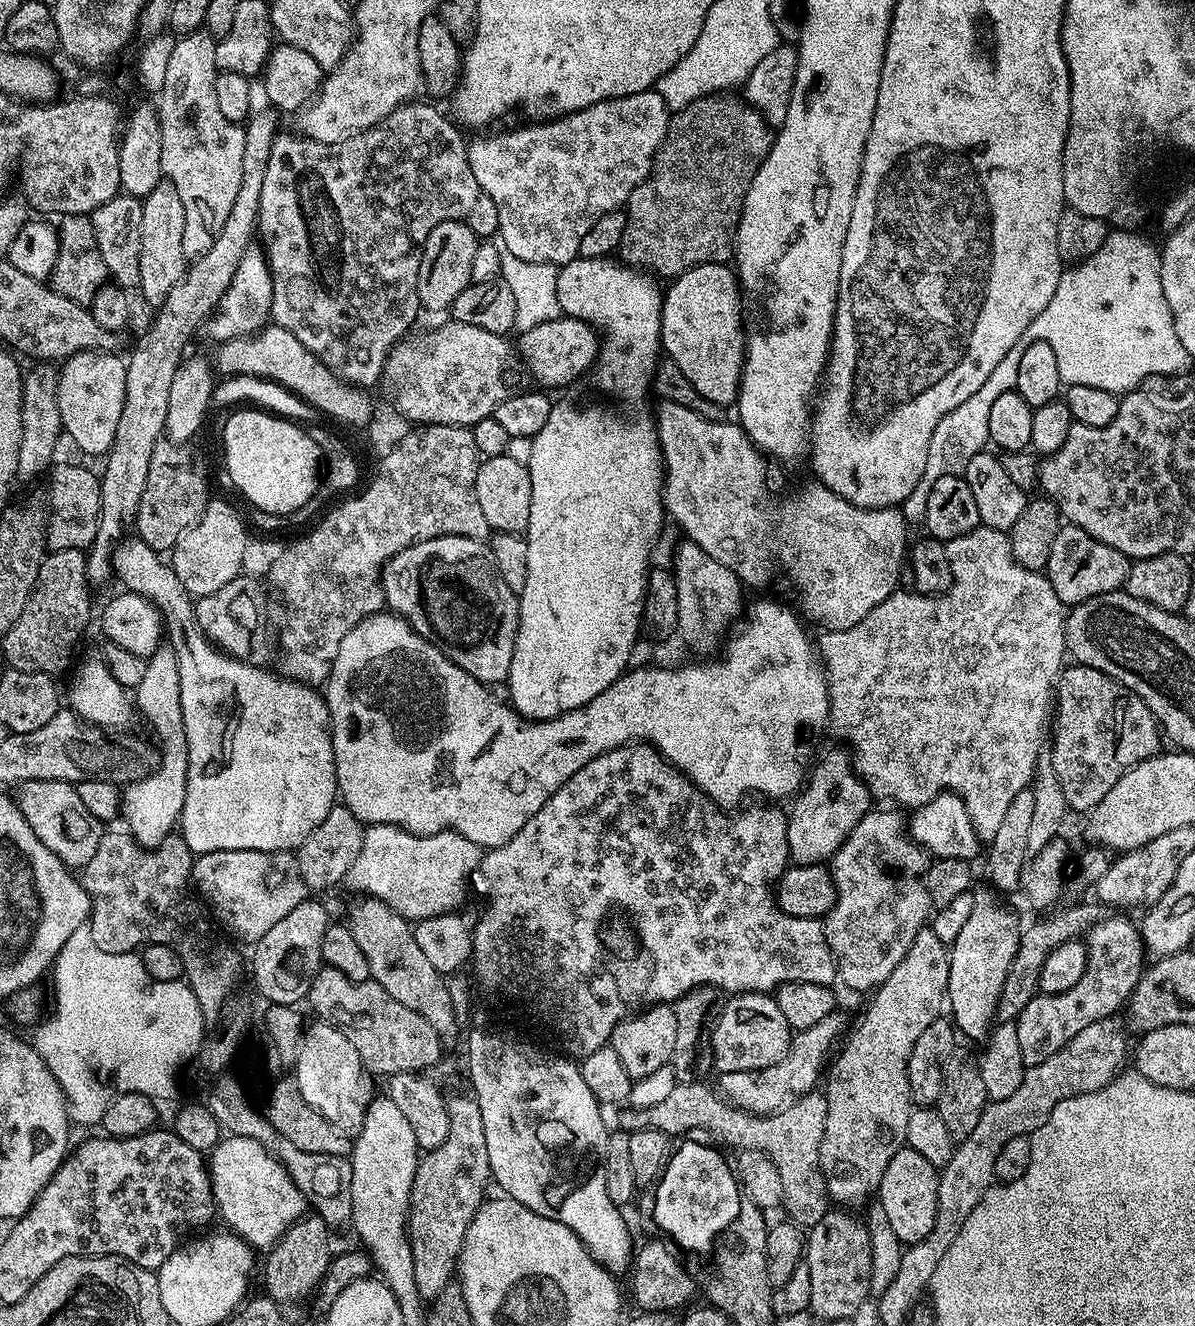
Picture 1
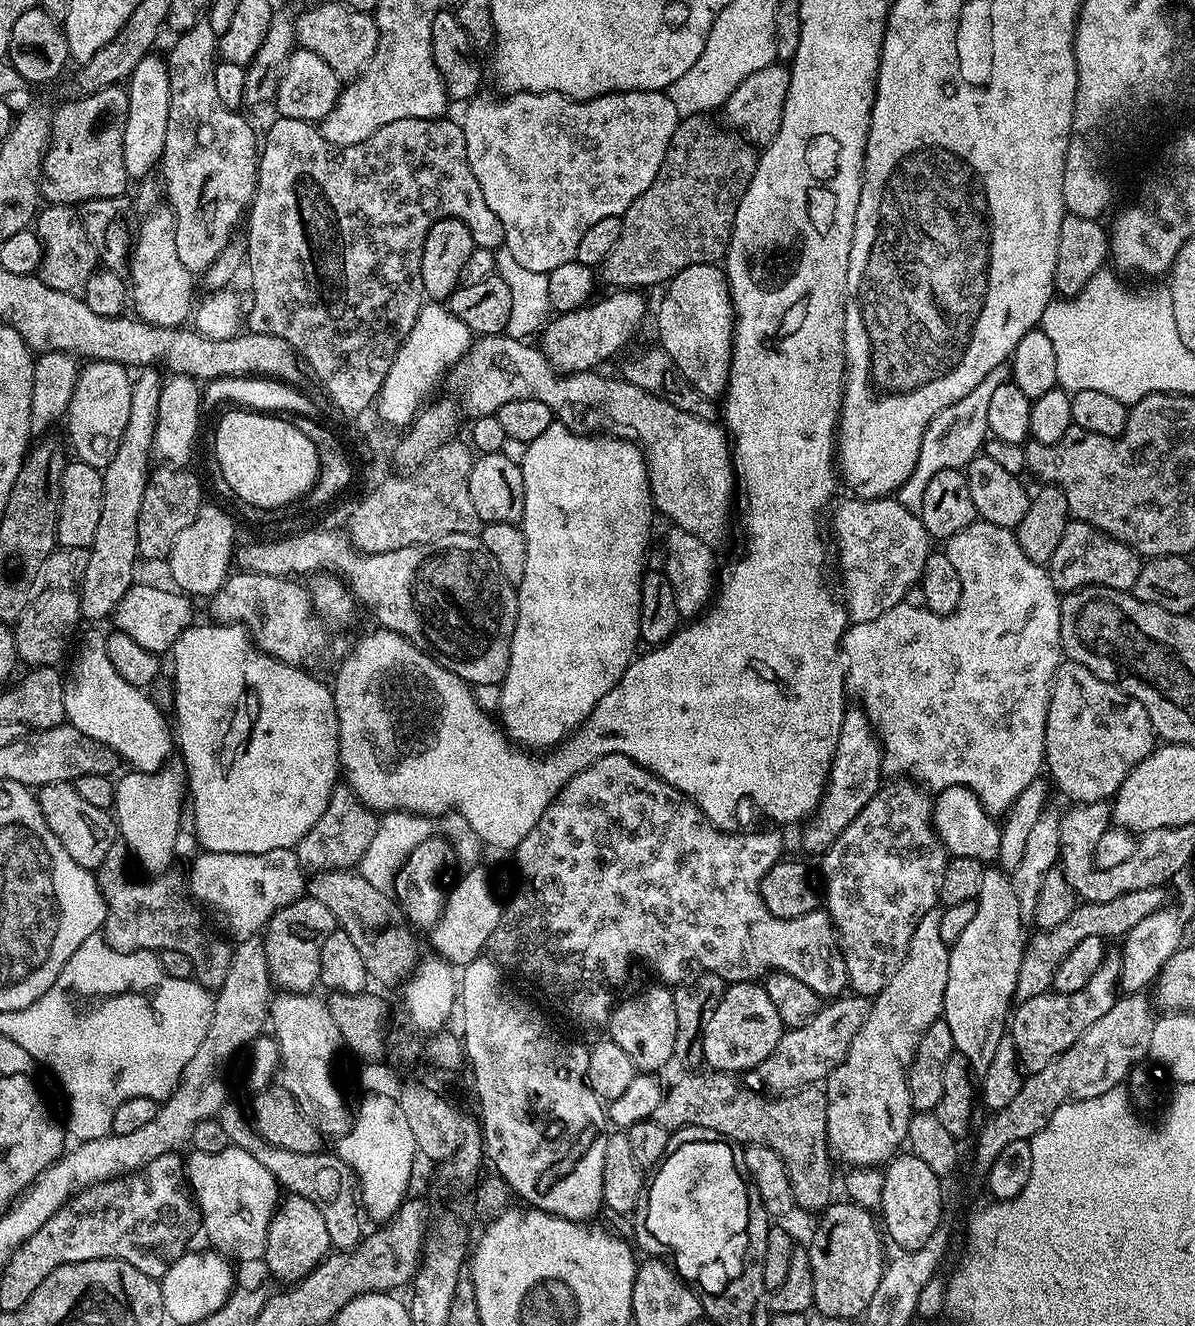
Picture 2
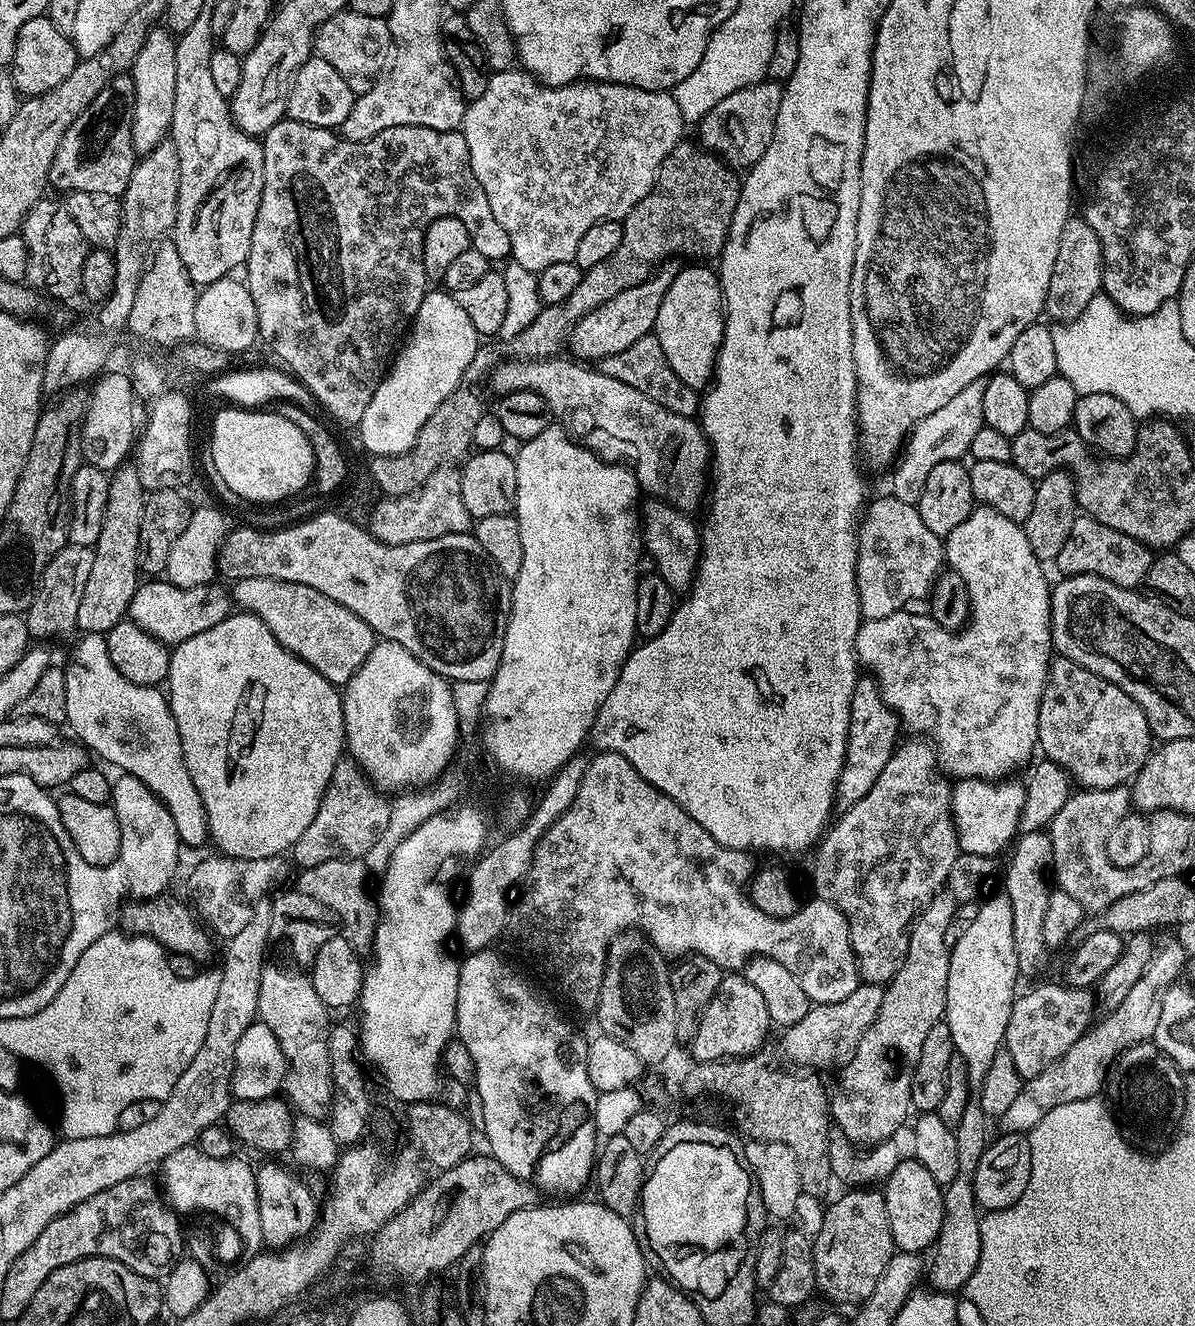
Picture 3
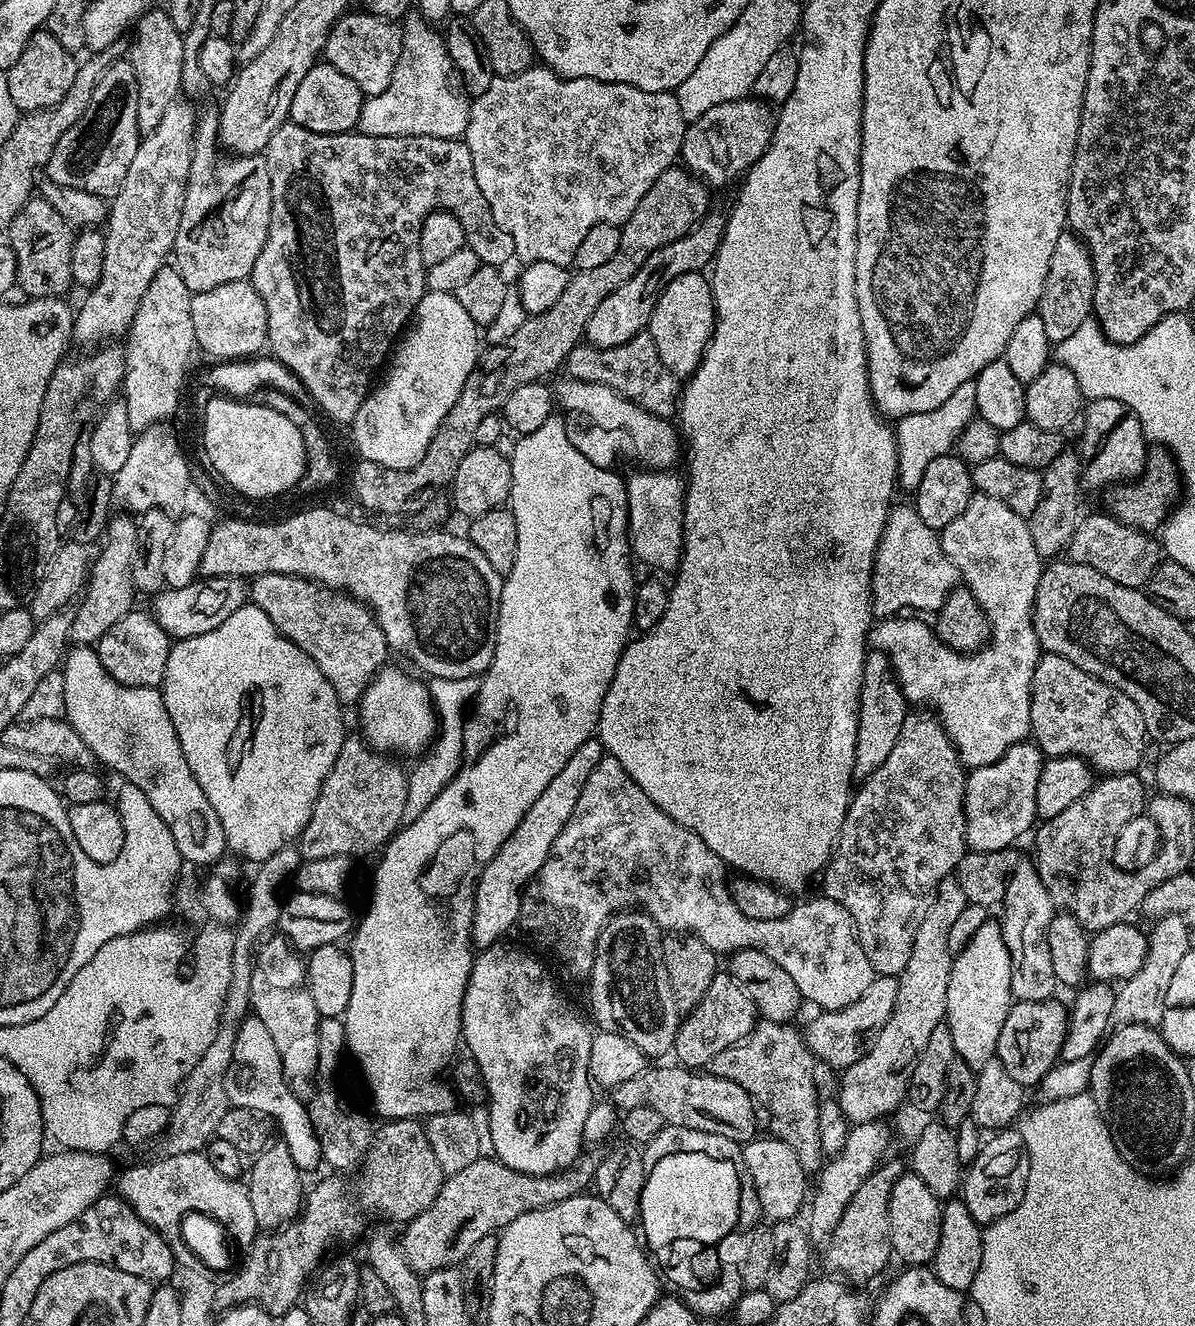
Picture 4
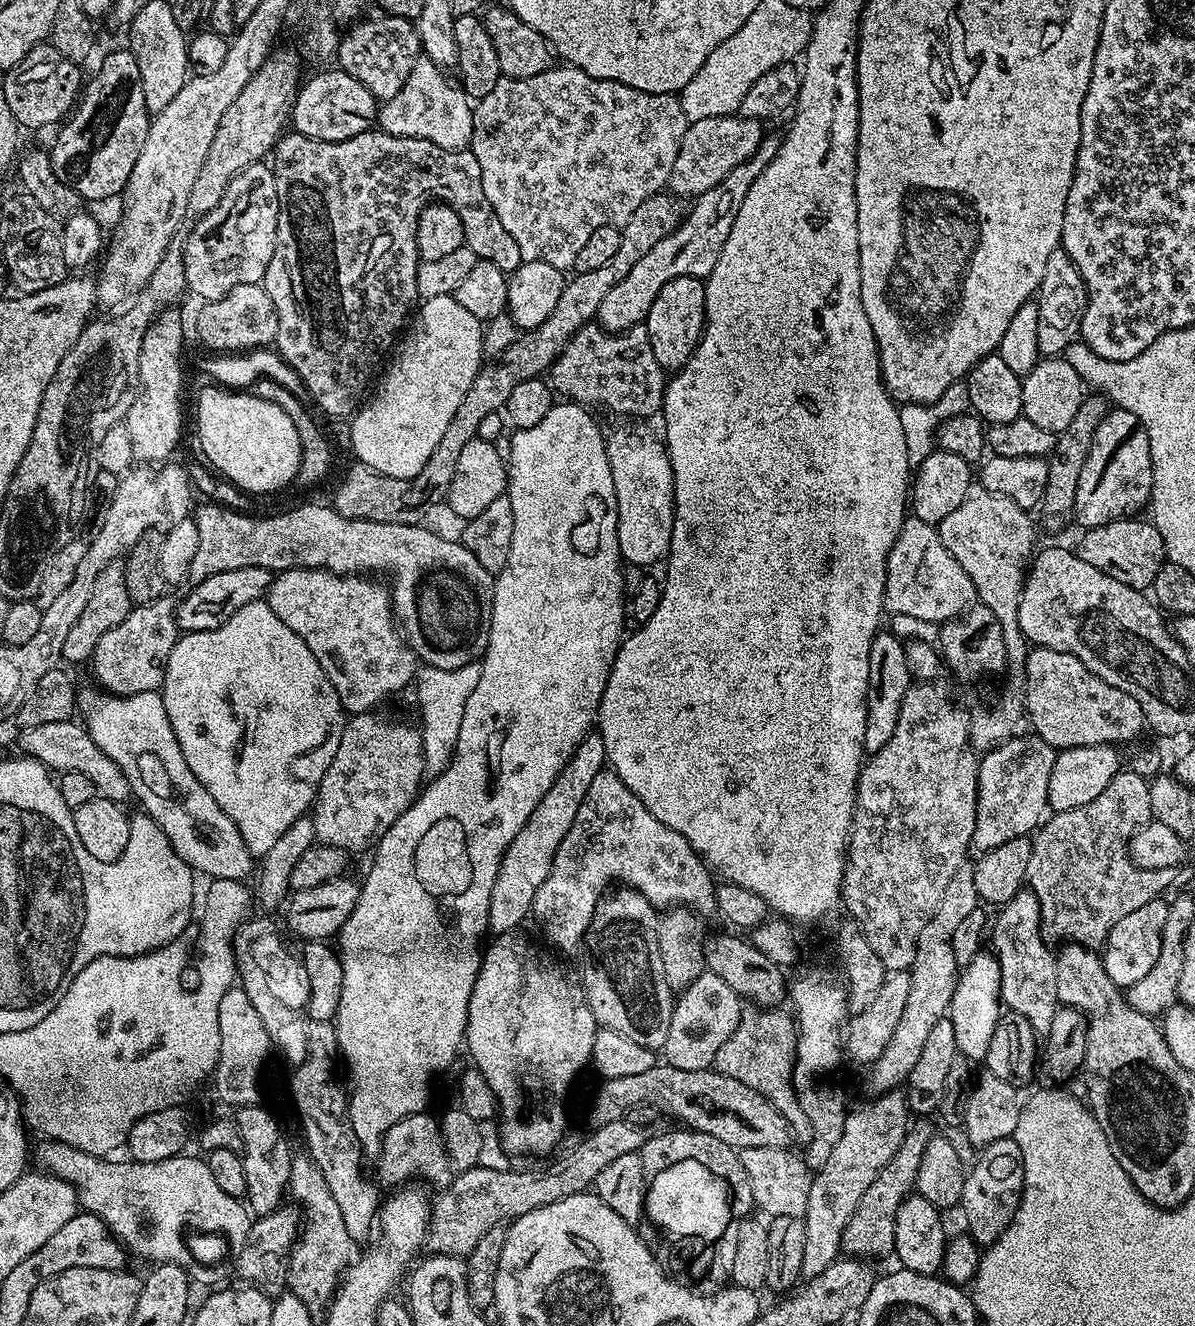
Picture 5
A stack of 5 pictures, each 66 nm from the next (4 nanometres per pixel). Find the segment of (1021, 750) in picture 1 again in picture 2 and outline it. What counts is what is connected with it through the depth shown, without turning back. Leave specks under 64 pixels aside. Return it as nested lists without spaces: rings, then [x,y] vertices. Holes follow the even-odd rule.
[[[976,519],[966,530],[958,530],[946,541],[946,551],[954,570],[958,570],[958,582],[962,582],[962,598],[958,606],[948,616],[939,616],[930,609],[901,602],[890,610],[878,614],[870,622],[852,624],[844,633],[842,652],[846,657],[844,682],[849,693],[857,696],[864,713],[870,718],[877,736],[880,738],[880,748],[884,752],[883,771],[889,772],[889,777],[896,778],[903,774],[907,779],[928,790],[949,788],[957,784],[966,786],[982,802],[982,806],[993,814],[1007,813],[1008,808],[1034,782],[1045,767],[1044,739],[1046,738],[1046,714],[1052,689],[1052,675],[1062,659],[1060,647],[1060,602],[1061,593],[1057,592],[1054,582],[1048,576],[1047,567],[1043,564],[1030,562],[1026,554],[1022,554],[1022,546],[1018,546],[1016,533],[1011,528],[994,526],[990,522]]]

